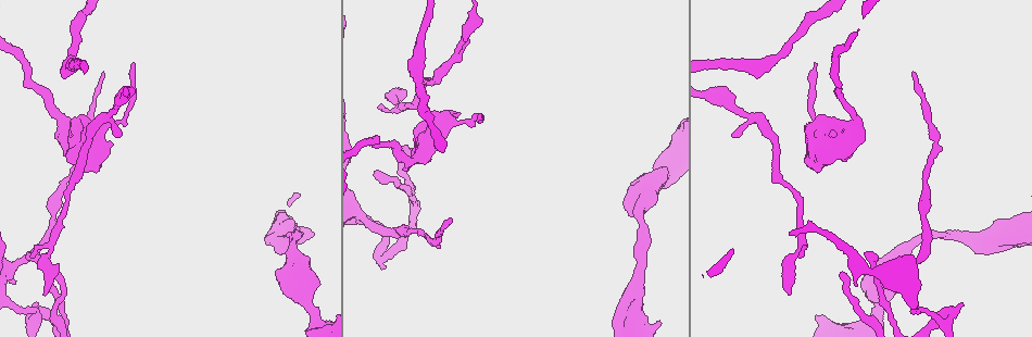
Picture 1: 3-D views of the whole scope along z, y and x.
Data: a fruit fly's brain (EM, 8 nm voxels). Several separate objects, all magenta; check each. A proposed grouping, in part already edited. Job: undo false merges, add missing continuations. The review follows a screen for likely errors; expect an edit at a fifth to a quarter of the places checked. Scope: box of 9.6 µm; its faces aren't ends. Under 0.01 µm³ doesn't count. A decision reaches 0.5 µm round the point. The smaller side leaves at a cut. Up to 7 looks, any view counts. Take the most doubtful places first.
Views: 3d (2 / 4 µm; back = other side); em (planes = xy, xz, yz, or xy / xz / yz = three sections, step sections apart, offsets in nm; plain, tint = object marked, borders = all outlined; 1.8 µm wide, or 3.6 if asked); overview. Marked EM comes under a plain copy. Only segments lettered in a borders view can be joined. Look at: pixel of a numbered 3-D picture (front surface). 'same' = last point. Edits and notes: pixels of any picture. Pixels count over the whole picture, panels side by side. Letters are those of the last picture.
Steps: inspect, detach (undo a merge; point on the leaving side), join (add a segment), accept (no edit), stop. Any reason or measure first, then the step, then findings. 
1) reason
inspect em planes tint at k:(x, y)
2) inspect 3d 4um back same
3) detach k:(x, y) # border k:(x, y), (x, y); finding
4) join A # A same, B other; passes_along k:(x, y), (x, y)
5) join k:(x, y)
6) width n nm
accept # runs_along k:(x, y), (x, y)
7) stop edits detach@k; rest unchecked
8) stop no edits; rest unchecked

thin end
inspect em xy step 8 tint at 1:(59, 273)

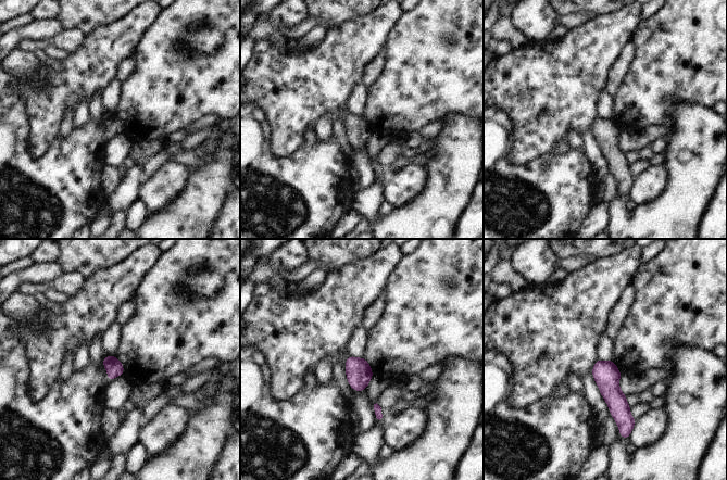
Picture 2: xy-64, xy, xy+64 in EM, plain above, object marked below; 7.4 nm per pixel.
cut it another way
inspect em xz step 16 borders same

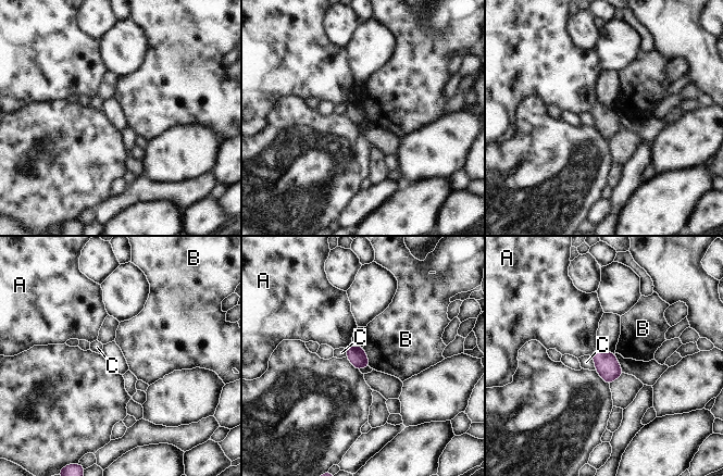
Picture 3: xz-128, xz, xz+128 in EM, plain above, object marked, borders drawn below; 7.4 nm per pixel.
width 130 nm
accept # A other, B other, C other; no lettered segment goes on from it

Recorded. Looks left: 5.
an open end
inspect em planes borders at 1:(133, 63)

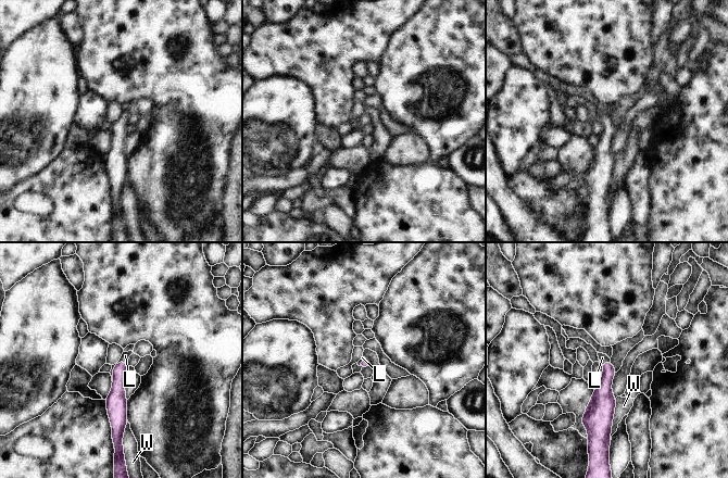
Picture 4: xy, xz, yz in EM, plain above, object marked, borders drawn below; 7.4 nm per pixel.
join L # L same, W other; passes_along 4:(116, 402), (114, 368), (125, 355); it goes on there

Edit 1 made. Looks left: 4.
see it whole again
inspect overview

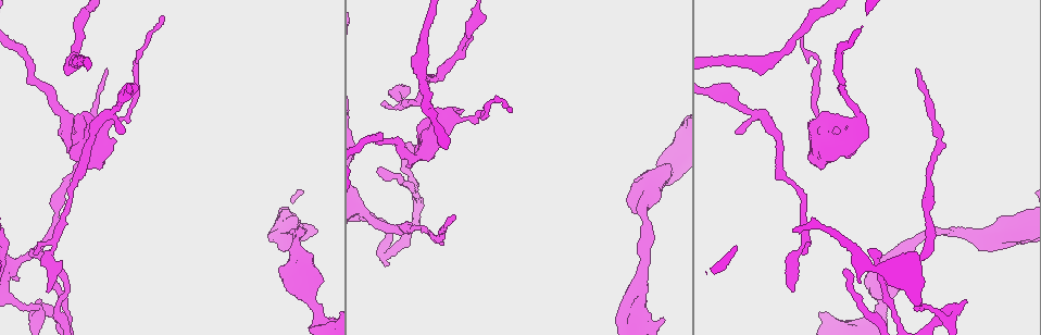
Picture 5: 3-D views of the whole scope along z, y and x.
narrows sharply
inspect em xy step 8 tint at 5:(760, 114)

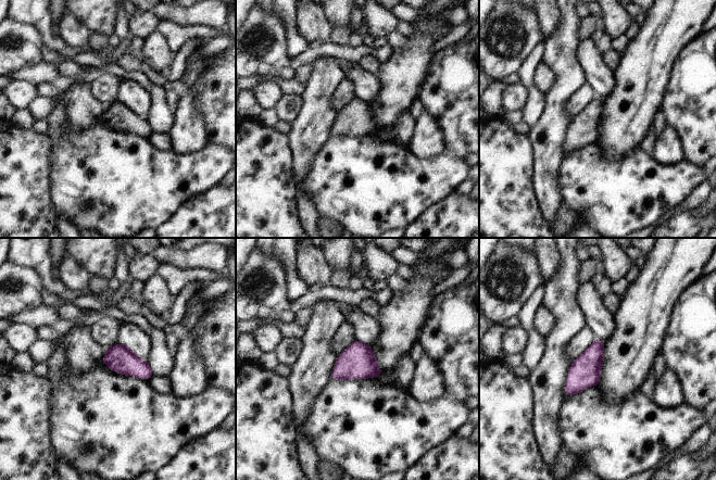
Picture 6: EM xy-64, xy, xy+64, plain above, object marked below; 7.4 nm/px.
inspect em xz step 4 tint same

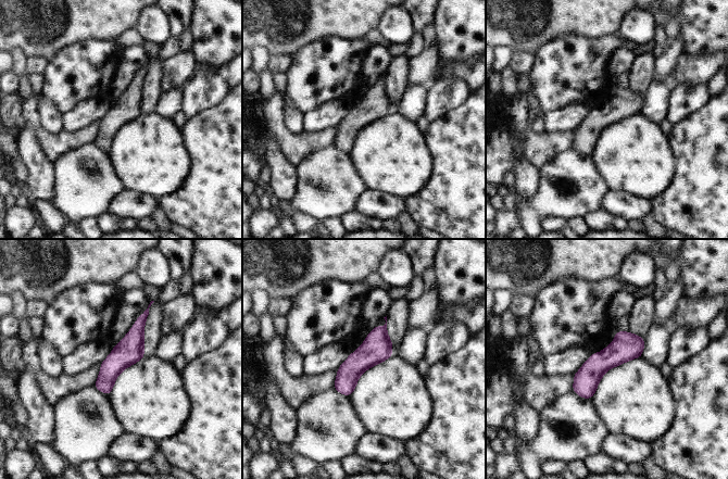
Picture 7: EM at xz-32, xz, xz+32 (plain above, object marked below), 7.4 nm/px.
inspect em xz step 4 borders same

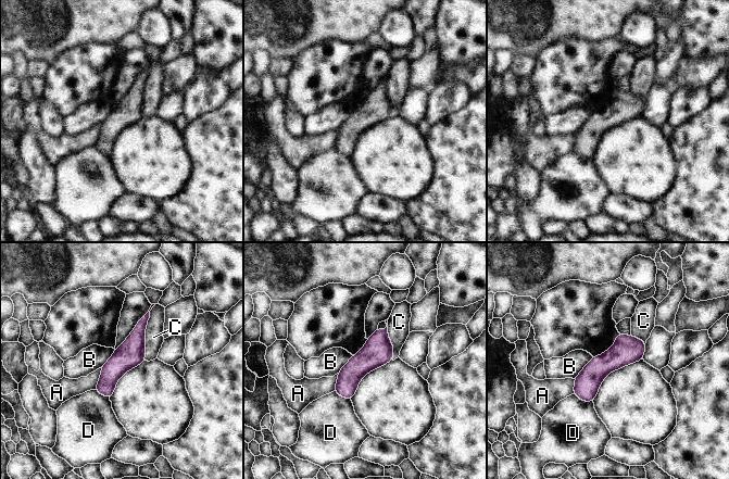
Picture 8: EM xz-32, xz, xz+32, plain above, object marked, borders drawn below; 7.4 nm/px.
accept # A other, B other, C other, D other; runs_along 8:(145, 319), (134, 348), (99, 389); one cell here

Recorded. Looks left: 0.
stop edits join@4; rest unchecked

